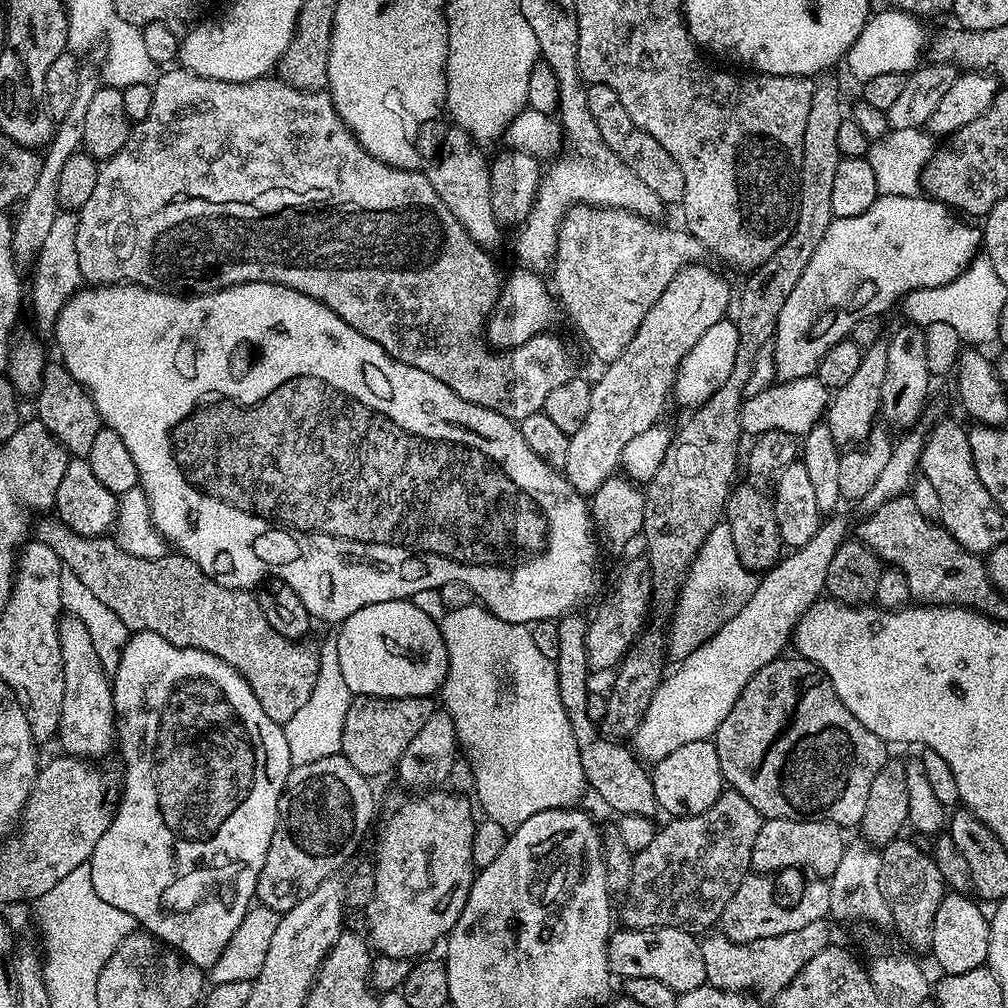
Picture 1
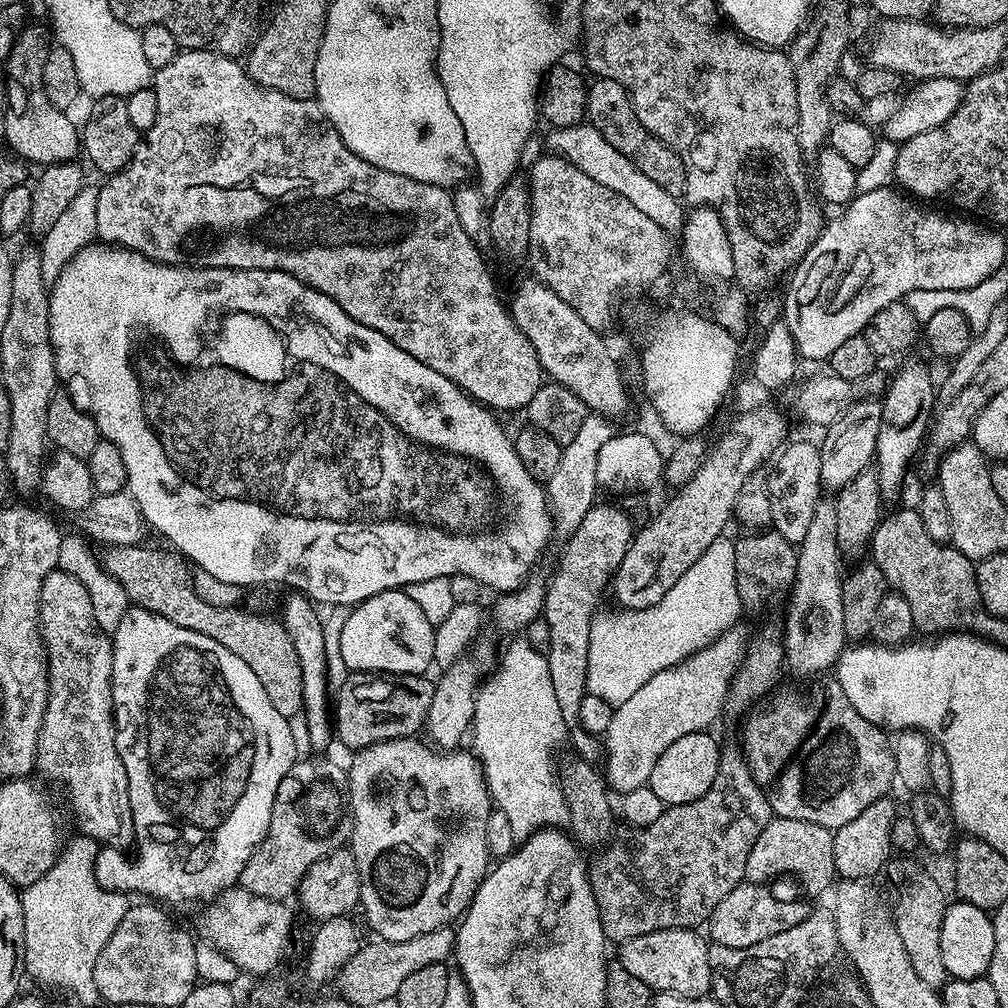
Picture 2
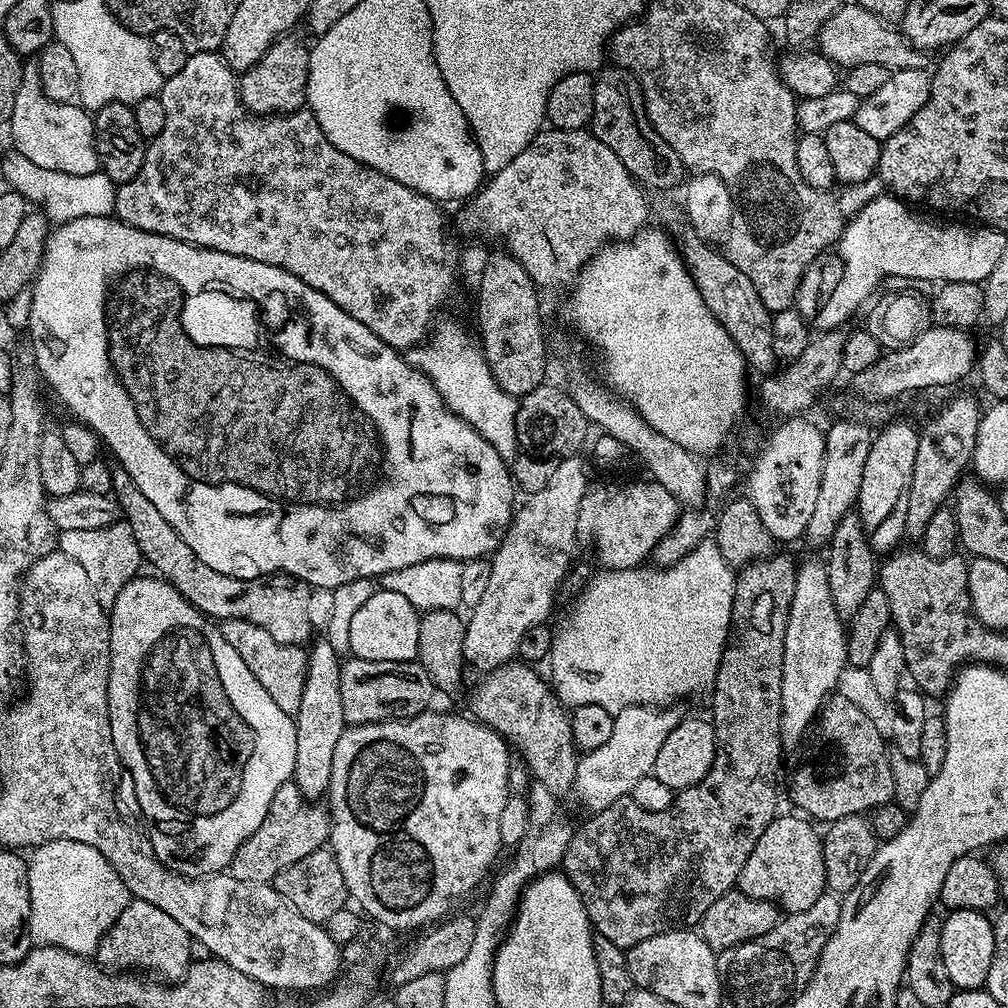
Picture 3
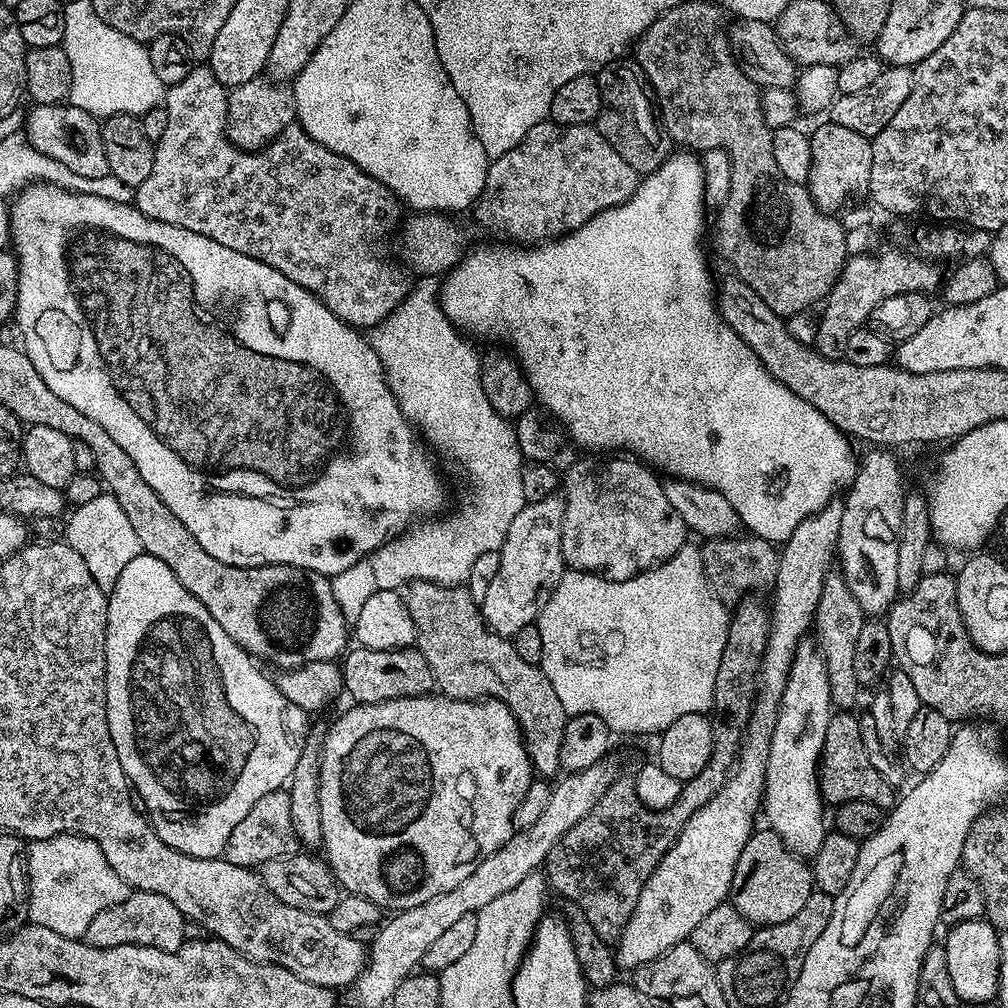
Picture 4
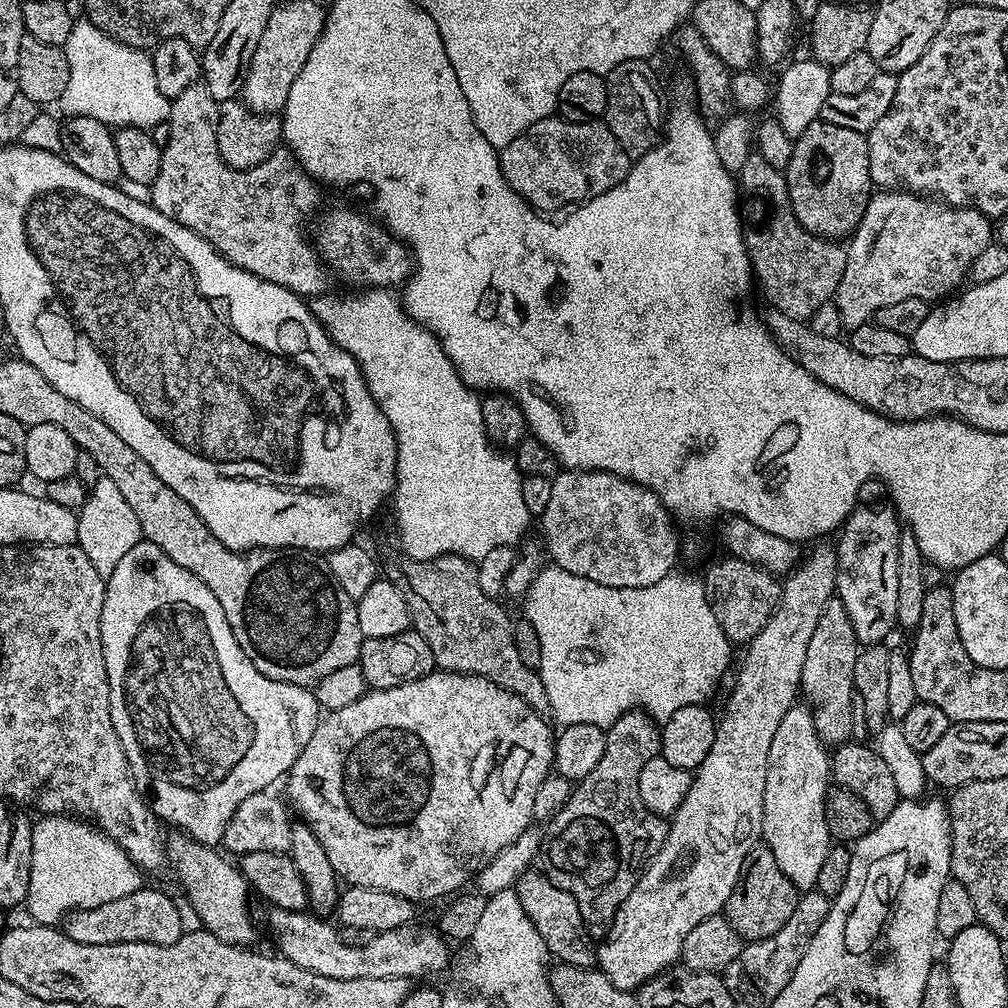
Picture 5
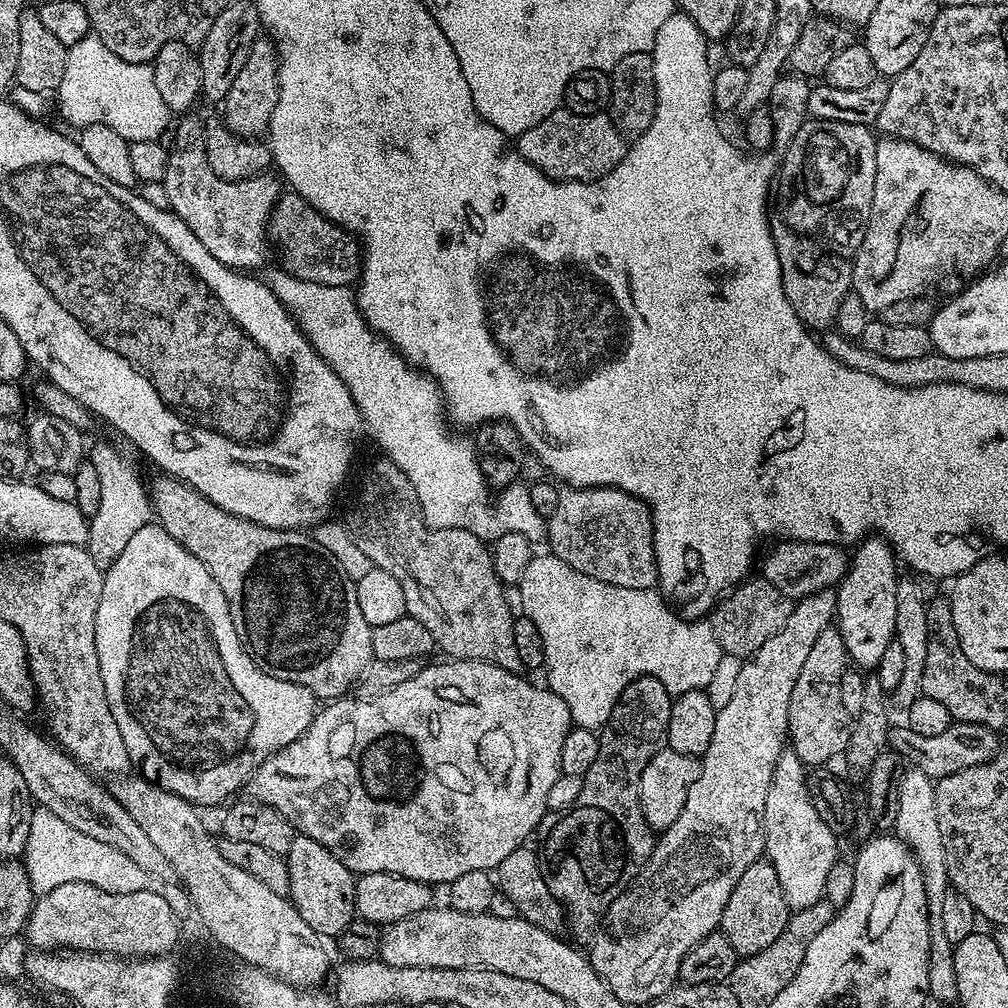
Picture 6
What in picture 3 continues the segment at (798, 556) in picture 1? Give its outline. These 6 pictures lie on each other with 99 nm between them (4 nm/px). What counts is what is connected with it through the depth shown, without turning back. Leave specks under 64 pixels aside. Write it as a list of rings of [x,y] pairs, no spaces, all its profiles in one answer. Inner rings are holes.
[[[631,704],[615,713],[616,721],[610,739],[598,746],[598,750],[583,753],[576,761],[574,796],[588,807],[589,813],[601,812],[631,797],[634,785],[652,775],[654,758],[658,758],[658,750],[662,750],[666,734],[670,734],[670,730],[674,730],[682,719],[678,709],[676,706]]]

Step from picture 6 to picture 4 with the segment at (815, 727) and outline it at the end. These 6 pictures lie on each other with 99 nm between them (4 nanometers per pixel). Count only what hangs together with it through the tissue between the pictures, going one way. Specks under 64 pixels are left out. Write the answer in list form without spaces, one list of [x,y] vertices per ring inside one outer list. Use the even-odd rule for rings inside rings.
[[[839,571],[829,572],[826,582],[822,582],[822,598],[818,598],[818,610],[814,621],[815,643],[818,645],[828,667],[828,681],[833,705],[840,710],[855,709],[858,685],[854,674],[854,649],[858,643],[858,633],[866,622],[866,613],[850,594],[850,586]]]

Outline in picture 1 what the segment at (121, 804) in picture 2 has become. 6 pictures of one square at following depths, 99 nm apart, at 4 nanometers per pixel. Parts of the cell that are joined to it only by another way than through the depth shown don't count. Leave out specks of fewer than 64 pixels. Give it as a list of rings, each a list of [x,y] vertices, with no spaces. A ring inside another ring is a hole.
[[[61,615],[60,645],[62,646],[62,674],[64,675],[64,693],[62,694],[62,718],[56,731],[58,741],[65,753],[78,756],[81,760],[99,761],[108,751],[113,751],[116,735],[116,713],[112,706],[112,686],[109,673],[105,672],[102,662],[98,662],[98,653],[94,650],[94,642],[90,642],[90,634],[86,626],[76,616]]]

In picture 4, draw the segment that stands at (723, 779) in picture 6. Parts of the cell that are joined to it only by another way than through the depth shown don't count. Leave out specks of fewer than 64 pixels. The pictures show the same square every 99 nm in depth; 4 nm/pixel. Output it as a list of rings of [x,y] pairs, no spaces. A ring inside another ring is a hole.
[[[833,498],[829,504],[822,510],[818,510],[818,514],[807,516],[807,518],[798,526],[798,530],[794,530],[794,534],[790,534],[790,538],[784,541],[782,547],[779,549],[780,565],[778,566],[778,578],[774,585],[774,593],[776,592],[776,601],[771,601],[770,611],[772,614],[772,629],[768,635],[766,642],[766,654],[762,658],[762,666],[760,667],[760,682],[756,690],[756,701],[752,707],[750,714],[750,722],[744,733],[744,738],[740,742],[740,755],[736,757],[734,771],[729,775],[728,780],[718,790],[718,794],[714,794],[714,798],[710,798],[710,802],[706,802],[706,806],[702,806],[698,810],[694,810],[694,814],[690,814],[690,818],[686,822],[686,826],[682,826],[682,830],[678,834],[678,838],[674,842],[674,846],[670,846],[670,850],[666,850],[666,854],[658,862],[658,866],[650,874],[650,878],[646,878],[646,886],[642,886],[642,894],[638,894],[638,902],[634,906],[634,914],[630,914],[630,922],[626,922],[626,926],[622,930],[620,939],[614,945],[616,953],[616,963],[621,969],[629,968],[635,970],[641,968],[646,962],[650,962],[654,958],[661,956],[666,950],[670,950],[675,944],[685,943],[691,937],[694,926],[698,926],[698,922],[702,922],[702,918],[706,918],[706,914],[710,914],[710,910],[714,910],[714,906],[725,903],[729,899],[732,891],[732,879],[736,873],[738,866],[738,858],[742,854],[742,850],[746,846],[746,842],[751,838],[754,829],[757,827],[756,816],[758,820],[758,813],[762,808],[762,799],[764,797],[764,783],[766,782],[766,762],[770,758],[770,738],[774,734],[774,722],[778,714],[778,706],[782,702],[782,690],[786,690],[786,682],[790,674],[790,666],[792,659],[796,656],[796,647],[800,645],[801,640],[805,639],[804,632],[813,625],[816,618],[816,611],[818,610],[818,598],[822,598],[822,582],[826,582],[829,572],[833,571],[834,561],[837,559],[838,553],[836,547],[838,546],[838,530],[842,530],[842,510],[843,503],[839,499]]]

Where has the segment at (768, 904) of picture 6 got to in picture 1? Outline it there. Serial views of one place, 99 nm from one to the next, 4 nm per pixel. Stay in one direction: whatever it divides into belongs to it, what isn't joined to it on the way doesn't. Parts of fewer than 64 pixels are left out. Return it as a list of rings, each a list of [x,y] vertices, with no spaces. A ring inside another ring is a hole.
[[[765,819],[758,838],[754,838],[751,871],[756,874],[773,874],[783,868],[809,868],[816,878],[831,878],[842,862],[846,847],[845,833],[840,825],[828,820],[769,820]]]

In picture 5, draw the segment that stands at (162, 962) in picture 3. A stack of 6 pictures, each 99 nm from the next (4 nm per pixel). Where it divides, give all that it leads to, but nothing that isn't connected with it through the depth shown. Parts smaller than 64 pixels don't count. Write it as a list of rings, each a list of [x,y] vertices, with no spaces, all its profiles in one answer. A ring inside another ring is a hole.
[[[145,886],[126,898],[114,898],[102,906],[73,911],[66,920],[66,931],[74,942],[83,944],[121,944],[122,942],[146,942],[147,944],[173,944],[185,931],[182,914],[176,900],[164,892],[155,892]]]

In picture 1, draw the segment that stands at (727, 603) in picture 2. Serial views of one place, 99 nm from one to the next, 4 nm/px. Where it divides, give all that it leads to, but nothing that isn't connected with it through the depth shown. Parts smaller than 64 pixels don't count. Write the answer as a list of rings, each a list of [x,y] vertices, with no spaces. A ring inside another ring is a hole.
[[[721,522],[710,530],[706,542],[702,542],[696,561],[688,570],[688,577],[680,586],[680,595],[670,613],[672,633],[666,636],[666,644],[676,658],[688,656],[702,642],[715,634],[725,619],[732,616],[755,592],[758,576],[749,572],[747,566],[738,558],[738,550],[734,550],[734,538],[730,534],[730,526]]]

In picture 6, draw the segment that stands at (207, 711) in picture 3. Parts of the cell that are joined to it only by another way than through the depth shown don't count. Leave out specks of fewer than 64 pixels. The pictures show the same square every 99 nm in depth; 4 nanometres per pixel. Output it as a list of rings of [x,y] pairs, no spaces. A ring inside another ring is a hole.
[[[158,522],[142,526],[142,530],[138,530],[138,534],[130,538],[126,550],[122,550],[116,561],[107,565],[102,582],[102,598],[98,602],[98,618],[94,622],[94,642],[98,650],[102,682],[106,686],[106,698],[110,702],[114,722],[118,722],[122,742],[126,742],[129,765],[151,784],[157,784],[170,794],[178,794],[178,798],[197,806],[220,803],[223,805],[229,798],[235,797],[235,792],[239,788],[241,791],[247,785],[248,779],[256,773],[258,766],[262,766],[262,762],[266,762],[266,758],[290,746],[290,742],[297,740],[308,729],[318,711],[317,697],[313,696],[310,690],[306,690],[306,686],[274,678],[253,662],[238,638],[238,630],[234,630],[226,594],[222,594],[218,582],[214,582],[210,570],[206,570],[206,566],[202,566],[202,562],[198,562],[198,558],[186,551],[182,544],[170,538],[170,534],[166,534],[166,530]]]

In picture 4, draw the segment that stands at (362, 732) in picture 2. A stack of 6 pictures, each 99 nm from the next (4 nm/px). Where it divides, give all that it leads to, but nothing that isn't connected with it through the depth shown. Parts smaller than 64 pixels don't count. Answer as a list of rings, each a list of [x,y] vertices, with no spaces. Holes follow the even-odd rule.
[[[356,646],[343,657],[342,667],[344,692],[352,695],[351,699],[357,704],[381,704],[398,698],[426,696],[436,688],[436,679],[426,658],[415,647],[370,650]]]

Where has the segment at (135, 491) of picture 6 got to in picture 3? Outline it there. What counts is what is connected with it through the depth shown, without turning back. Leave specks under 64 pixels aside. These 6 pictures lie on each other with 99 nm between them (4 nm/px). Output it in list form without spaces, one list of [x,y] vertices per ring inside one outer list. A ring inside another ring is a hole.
[[[123,522],[102,526],[98,530],[66,530],[59,533],[58,551],[66,554],[66,558],[74,558],[74,562],[86,570],[86,578],[90,578],[90,586],[94,586],[94,598],[98,598],[106,610],[112,609],[118,594],[122,594],[122,586],[126,586],[126,582],[141,571],[138,542],[134,542],[130,526]]]

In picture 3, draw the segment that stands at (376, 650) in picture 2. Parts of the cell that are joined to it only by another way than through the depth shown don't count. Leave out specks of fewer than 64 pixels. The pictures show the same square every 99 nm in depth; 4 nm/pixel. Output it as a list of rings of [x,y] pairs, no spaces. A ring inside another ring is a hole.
[[[377,590],[350,622],[350,653],[370,662],[406,662],[420,655],[421,613],[402,594]]]

